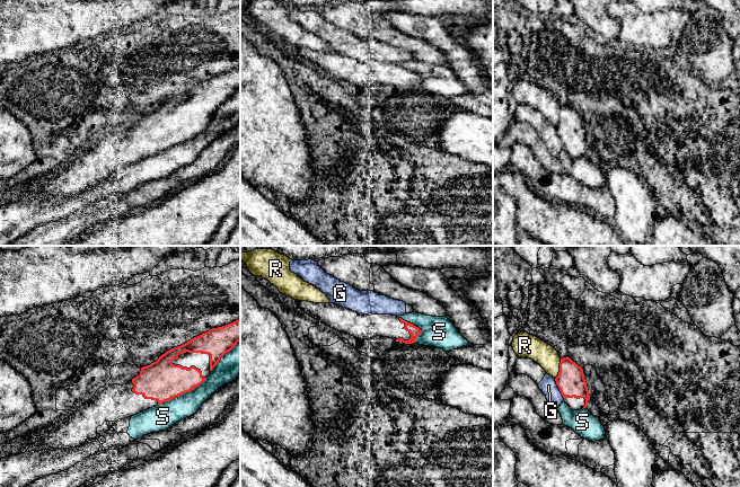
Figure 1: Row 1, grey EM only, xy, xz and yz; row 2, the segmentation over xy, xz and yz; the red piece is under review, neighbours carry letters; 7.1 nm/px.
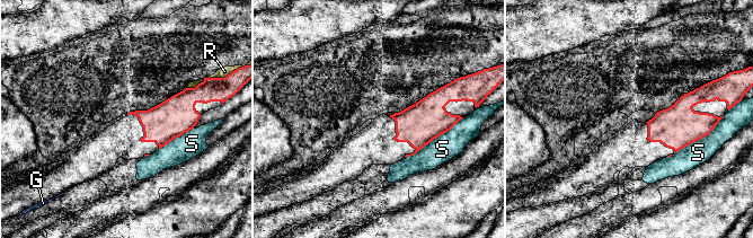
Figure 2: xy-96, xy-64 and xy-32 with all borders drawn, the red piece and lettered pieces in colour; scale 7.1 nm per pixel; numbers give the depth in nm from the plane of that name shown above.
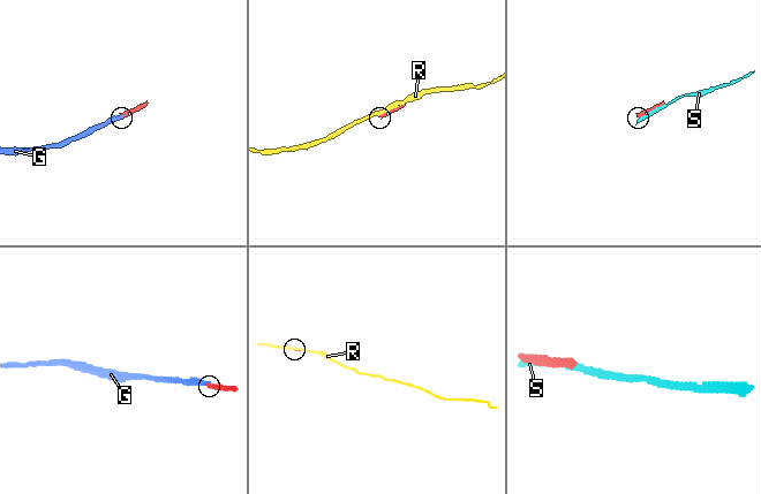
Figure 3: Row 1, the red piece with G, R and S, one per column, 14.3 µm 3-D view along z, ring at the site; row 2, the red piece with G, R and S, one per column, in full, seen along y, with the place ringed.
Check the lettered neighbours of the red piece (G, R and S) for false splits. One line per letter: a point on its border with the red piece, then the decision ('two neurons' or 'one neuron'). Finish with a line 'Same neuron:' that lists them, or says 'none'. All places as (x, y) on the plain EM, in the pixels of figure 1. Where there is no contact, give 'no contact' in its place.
G: meets red in yz at (558, 135); two neurons
R: meets red in yz at (560, 116); two neurons
S: meets red in xy at (182, 141); two neurons
Same neuron: none

